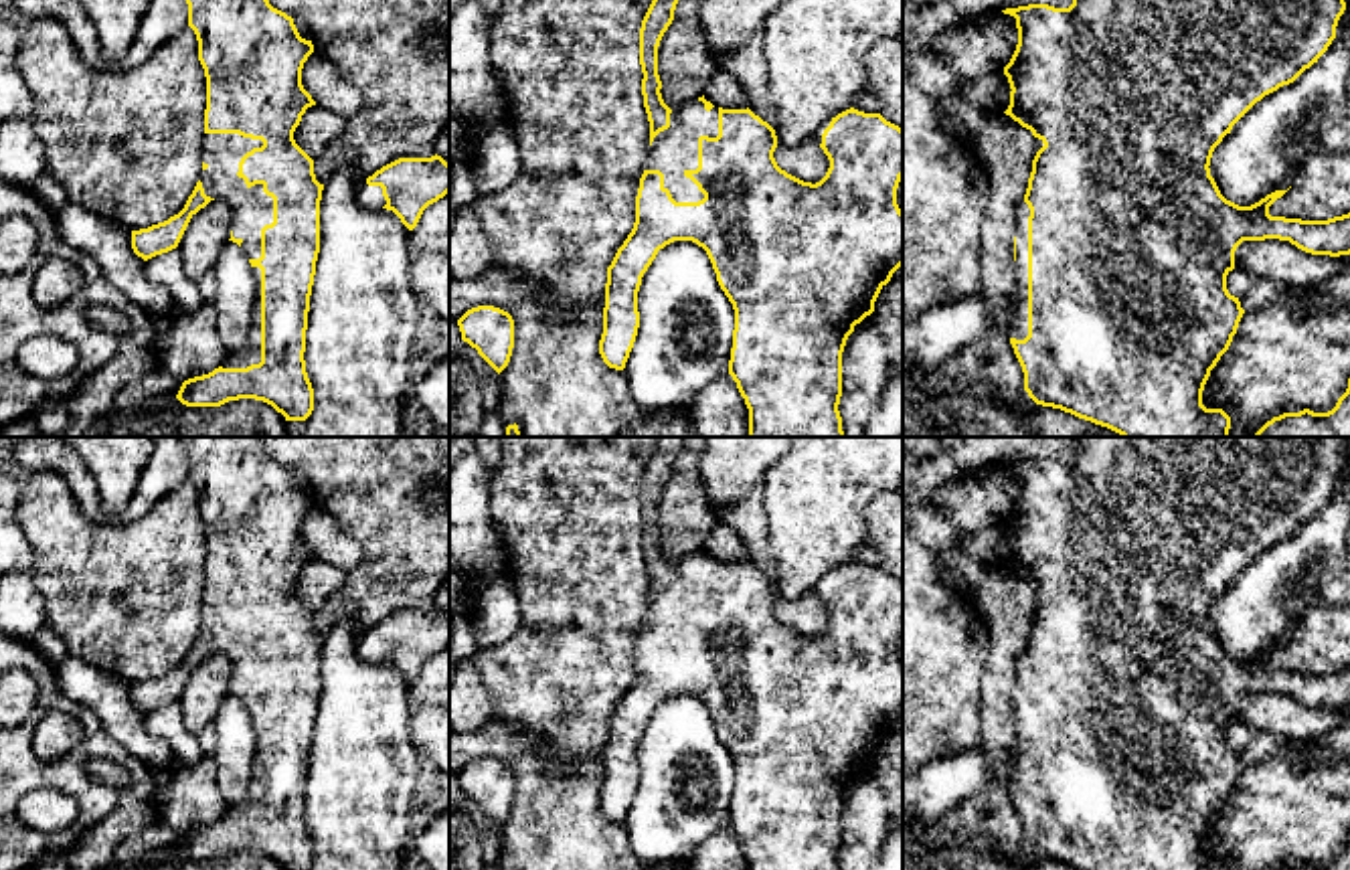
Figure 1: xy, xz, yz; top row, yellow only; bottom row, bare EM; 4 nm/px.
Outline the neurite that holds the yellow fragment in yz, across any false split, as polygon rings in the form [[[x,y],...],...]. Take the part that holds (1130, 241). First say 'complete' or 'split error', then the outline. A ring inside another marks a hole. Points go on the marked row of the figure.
split error | [[[1073,0],[1069,8],[1054,8],[1048,4],[1028,4],[1018,8],[1006,8],[1004,14],[1010,14],[1016,18],[1018,28],[1018,45],[1010,59],[1010,63],[1004,67],[1004,75],[1010,83],[1010,105],[1004,111],[1014,121],[1018,121],[1022,127],[1030,129],[1036,138],[1036,156],[1032,160],[1032,172],[1028,178],[1028,188],[1024,194],[1024,200],[1018,204],[1016,210],[1016,237],[1014,237],[1014,265],[1016,265],[1016,320],[1010,328],[1010,344],[1014,348],[1014,354],[1022,366],[1024,372],[1024,390],[1028,397],[1042,407],[1061,409],[1065,413],[1071,413],[1079,419],[1091,421],[1095,425],[1107,427],[1121,437],[1229,437],[1231,429],[1231,417],[1222,409],[1206,409],[1202,405],[1202,390],[1210,376],[1210,370],[1216,366],[1220,356],[1229,350],[1233,336],[1237,334],[1239,322],[1245,314],[1241,308],[1239,297],[1231,295],[1227,289],[1227,275],[1235,269],[1235,251],[1243,241],[1265,241],[1265,239],[1279,239],[1289,241],[1297,249],[1312,253],[1312,255],[1350,255],[1350,212],[1342,216],[1334,216],[1328,221],[1301,221],[1301,219],[1285,219],[1285,216],[1271,216],[1269,206],[1281,198],[1287,190],[1275,190],[1261,198],[1259,202],[1251,206],[1239,206],[1231,200],[1227,200],[1214,178],[1210,176],[1210,158],[1214,148],[1222,142],[1227,134],[1231,134],[1233,125],[1265,95],[1277,91],[1283,85],[1293,83],[1305,69],[1310,69],[1318,59],[1328,51],[1332,40],[1336,38],[1336,26],[1340,16],[1346,10],[1344,0]]]

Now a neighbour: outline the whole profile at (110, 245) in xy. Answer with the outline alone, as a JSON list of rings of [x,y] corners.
[[[67,204],[55,223],[63,241],[87,253],[115,291],[152,316],[176,310],[170,291],[146,277],[128,229],[77,204]]]

